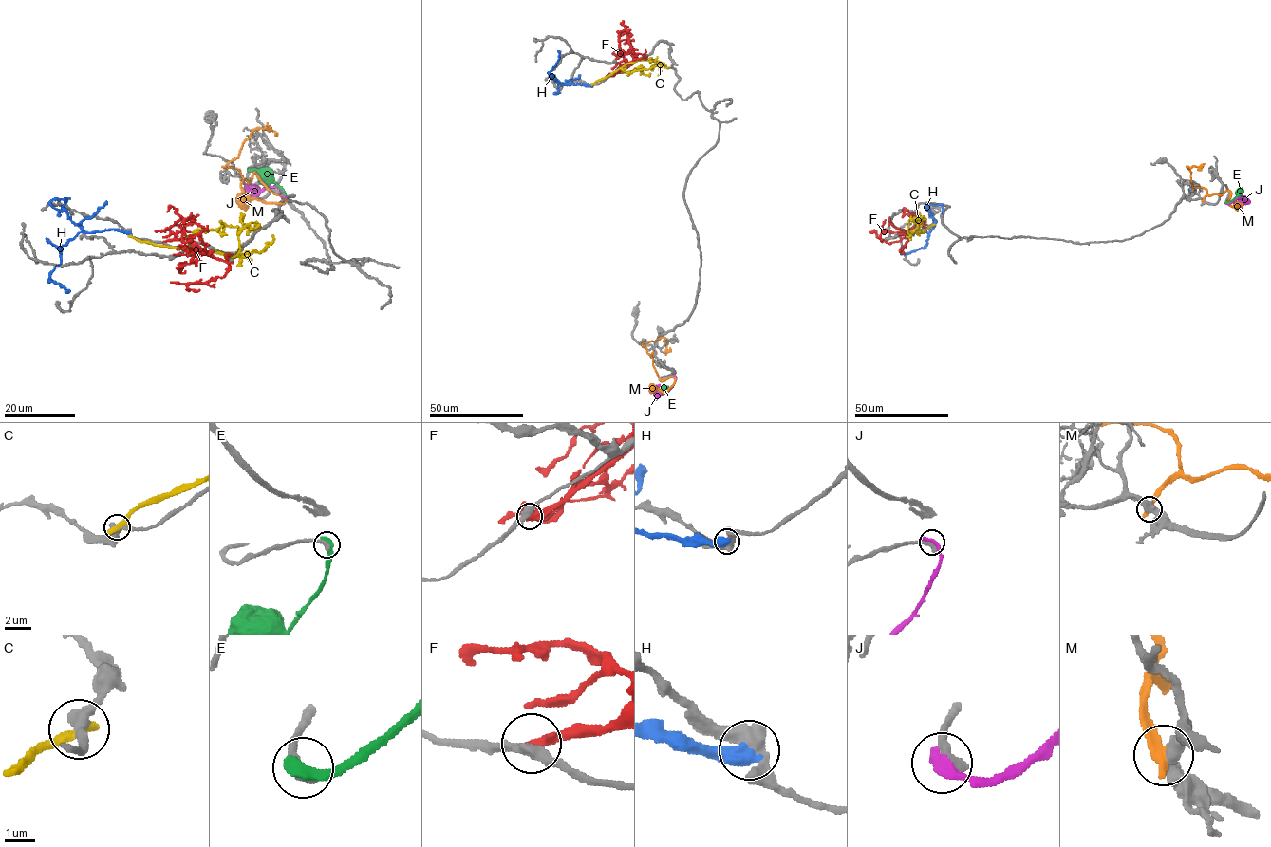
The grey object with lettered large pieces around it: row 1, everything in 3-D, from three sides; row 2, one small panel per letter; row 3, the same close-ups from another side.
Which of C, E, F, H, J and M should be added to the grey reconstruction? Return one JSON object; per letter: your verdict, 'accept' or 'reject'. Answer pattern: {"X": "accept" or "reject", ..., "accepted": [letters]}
{"C": "reject", "E": "reject", "F": "reject", "H": "reject", "J": "reject", "M": "reject", "accepted": []}

